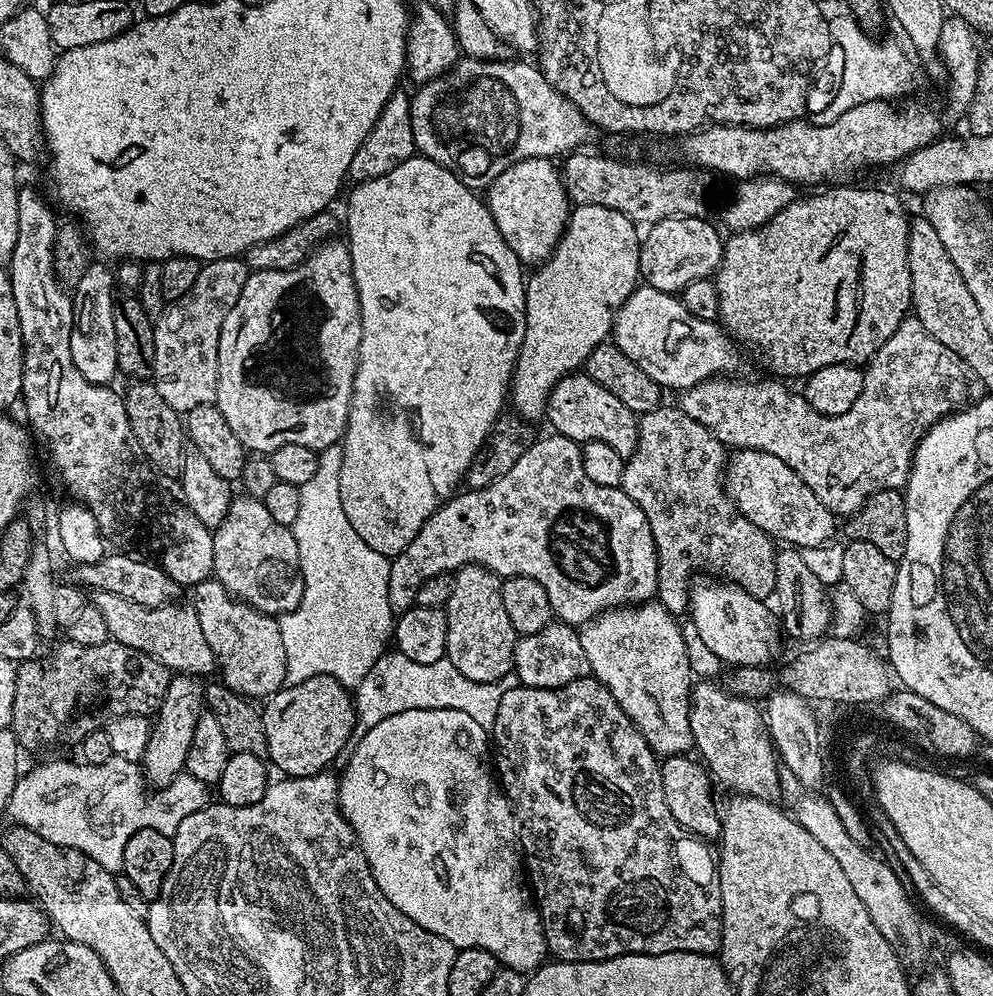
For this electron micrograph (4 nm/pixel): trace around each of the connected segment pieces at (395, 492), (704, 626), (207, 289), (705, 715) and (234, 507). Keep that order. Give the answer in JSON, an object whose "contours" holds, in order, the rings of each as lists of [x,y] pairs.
{"contours":[[[[417,154],[402,162],[402,166],[394,166],[390,174],[382,174],[382,178],[359,181],[353,188],[356,189],[352,193],[348,192],[346,196],[349,206],[346,243],[350,250],[354,282],[360,299],[362,346],[358,354],[358,370],[354,378],[348,425],[342,441],[344,457],[342,474],[338,474],[338,486],[342,493],[342,510],[346,510],[346,518],[350,518],[350,526],[354,526],[358,538],[362,538],[362,542],[366,542],[370,550],[378,550],[378,554],[391,558],[406,550],[406,546],[414,542],[414,534],[422,530],[424,523],[447,500],[457,495],[461,487],[459,484],[462,484],[468,475],[470,462],[486,443],[488,433],[505,411],[506,401],[510,396],[512,372],[516,368],[522,338],[526,334],[526,268],[502,238],[502,230],[498,230],[487,203],[481,197],[479,200],[476,197],[479,195],[473,189],[467,188],[453,172],[446,170],[446,166],[438,166],[438,162],[430,158]]],[[[716,582],[720,584],[700,584],[691,589],[690,592],[690,617],[692,616],[692,624],[696,627],[696,637],[695,639],[699,643],[704,644],[706,649],[710,650],[711,653],[716,654],[720,660],[723,661],[725,665],[735,666],[738,668],[754,668],[757,666],[764,666],[769,663],[768,659],[776,652],[776,639],[782,636],[781,629],[778,627],[777,617],[774,615],[772,617],[772,612],[767,607],[769,606],[765,601],[757,600],[755,596],[751,596],[746,590],[742,590],[738,585],[731,582]]],[[[231,256],[209,260],[201,267],[198,282],[181,300],[169,303],[152,329],[154,370],[152,380],[158,394],[178,413],[186,414],[194,406],[215,404],[218,386],[218,338],[226,314],[238,302],[250,269],[243,259]]],[[[700,682],[692,689],[690,724],[695,751],[701,752],[699,755],[709,773],[726,787],[733,788],[733,793],[775,801],[782,792],[782,764],[764,726],[761,709],[753,701],[735,696],[727,687],[720,685],[719,688],[716,684]]],[[[240,494],[233,499],[228,508],[226,518],[212,533],[214,542],[214,566],[212,571],[215,579],[229,596],[235,596],[241,604],[249,604],[254,610],[265,612],[268,616],[282,617],[300,607],[304,579],[300,573],[300,559],[298,558],[298,542],[294,542],[291,528],[282,526],[266,510],[263,500],[256,500],[253,496]]]]}

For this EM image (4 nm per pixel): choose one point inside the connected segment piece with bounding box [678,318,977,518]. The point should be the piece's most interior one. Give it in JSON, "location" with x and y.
{"location":[912,381]}

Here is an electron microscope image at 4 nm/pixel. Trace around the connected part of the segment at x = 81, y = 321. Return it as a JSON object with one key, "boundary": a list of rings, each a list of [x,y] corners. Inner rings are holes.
{"boundary":[[[96,262],[89,266],[82,282],[78,282],[74,289],[76,323],[70,338],[70,354],[74,358],[74,366],[78,366],[86,382],[95,384],[113,383],[112,379],[118,376],[118,358],[122,355],[118,340],[116,344],[118,333],[114,303],[112,304],[112,284],[114,288],[113,273],[107,272],[99,262]]]}

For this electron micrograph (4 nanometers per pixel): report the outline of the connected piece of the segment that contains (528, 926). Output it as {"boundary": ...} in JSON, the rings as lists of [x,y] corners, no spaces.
{"boundary":[[[402,710],[402,714],[390,714],[390,718],[382,718],[382,722],[378,722],[378,726],[363,729],[360,741],[355,741],[354,747],[347,753],[348,765],[344,768],[344,773],[339,773],[340,782],[340,812],[346,818],[346,822],[354,830],[356,840],[360,843],[360,848],[366,854],[366,862],[370,866],[370,870],[374,874],[374,882],[378,882],[378,890],[382,890],[382,894],[386,894],[386,898],[390,898],[390,902],[398,910],[402,910],[402,914],[406,914],[406,918],[410,918],[414,922],[418,922],[418,926],[422,926],[426,930],[430,930],[430,934],[438,934],[438,938],[446,938],[446,942],[450,942],[458,950],[461,948],[481,948],[490,954],[494,954],[497,961],[505,968],[512,968],[515,972],[531,974],[545,963],[546,957],[549,955],[548,943],[544,937],[544,923],[540,920],[540,909],[534,903],[534,893],[530,887],[529,881],[526,879],[526,869],[522,859],[520,850],[520,838],[518,835],[518,825],[516,823],[516,814],[512,810],[512,805],[508,802],[508,797],[502,791],[501,785],[498,783],[497,777],[494,775],[493,765],[490,763],[490,736],[482,726],[478,726],[478,722],[474,722],[474,718],[470,718],[470,714],[462,714],[462,710]]]}

